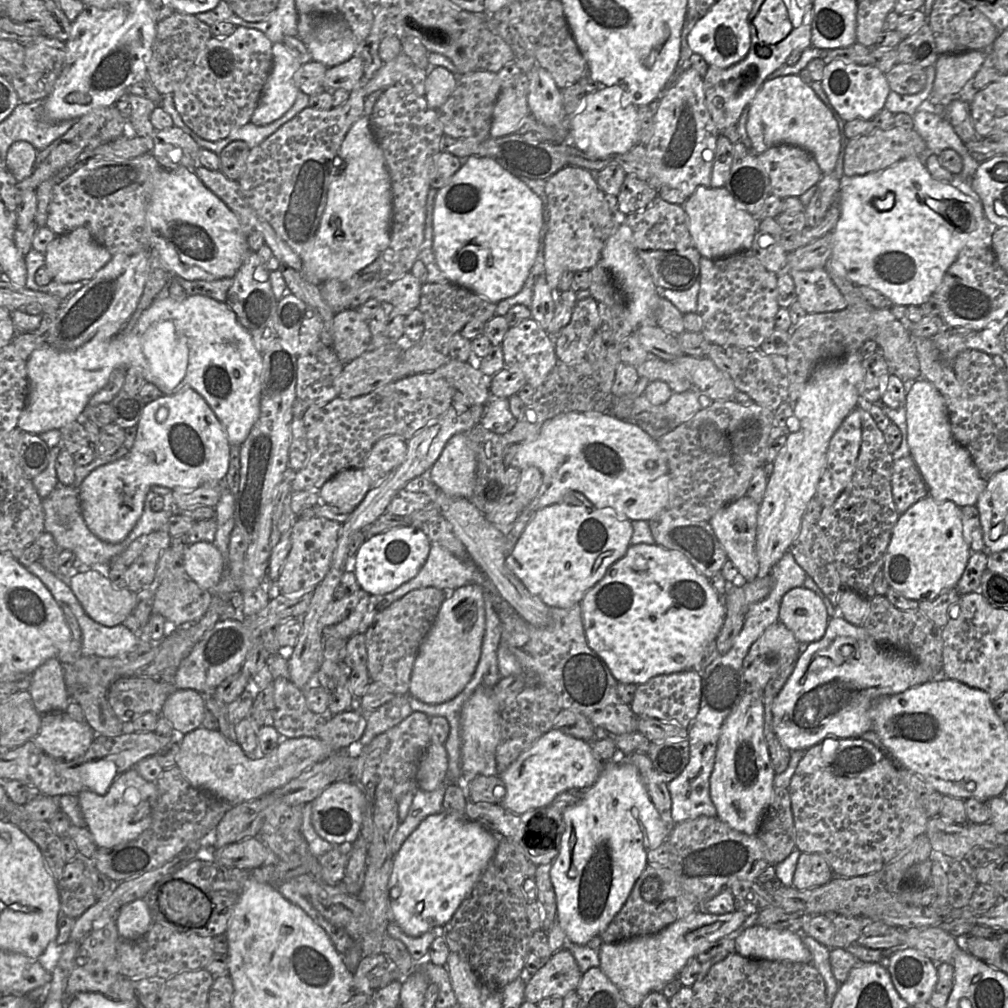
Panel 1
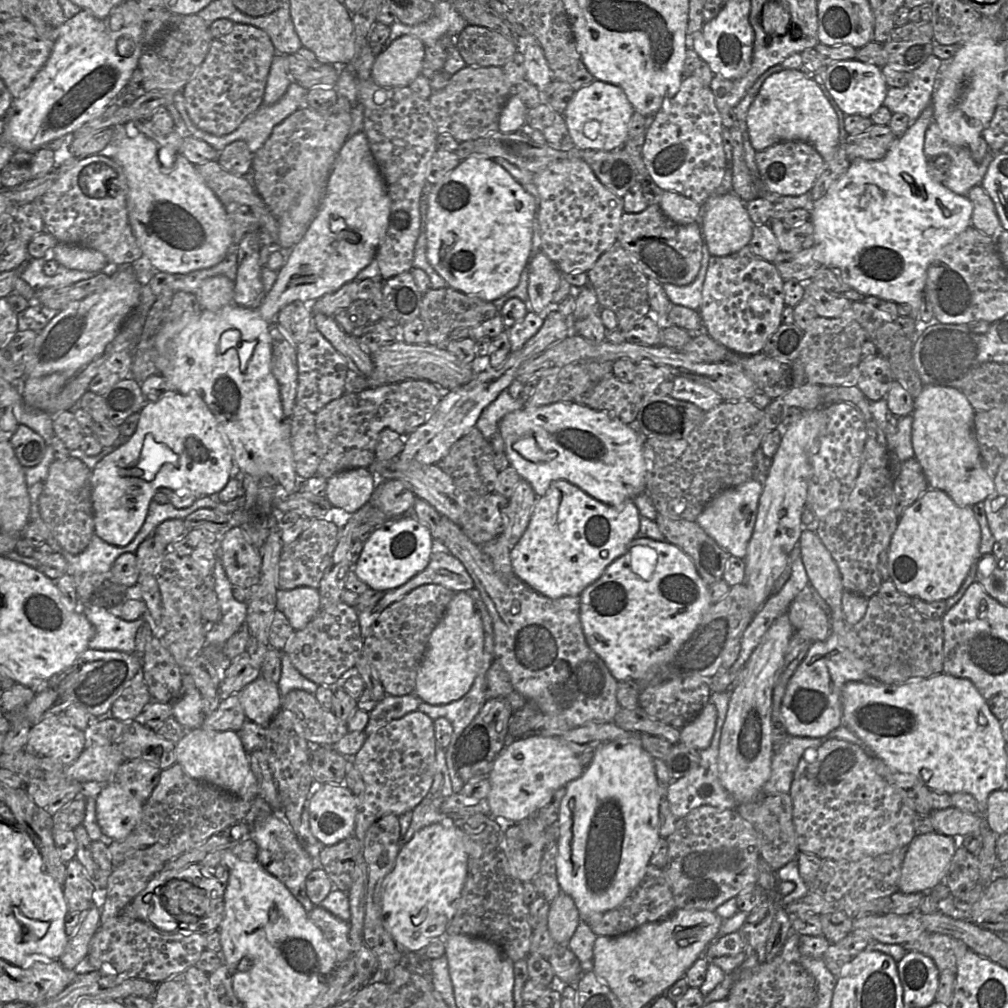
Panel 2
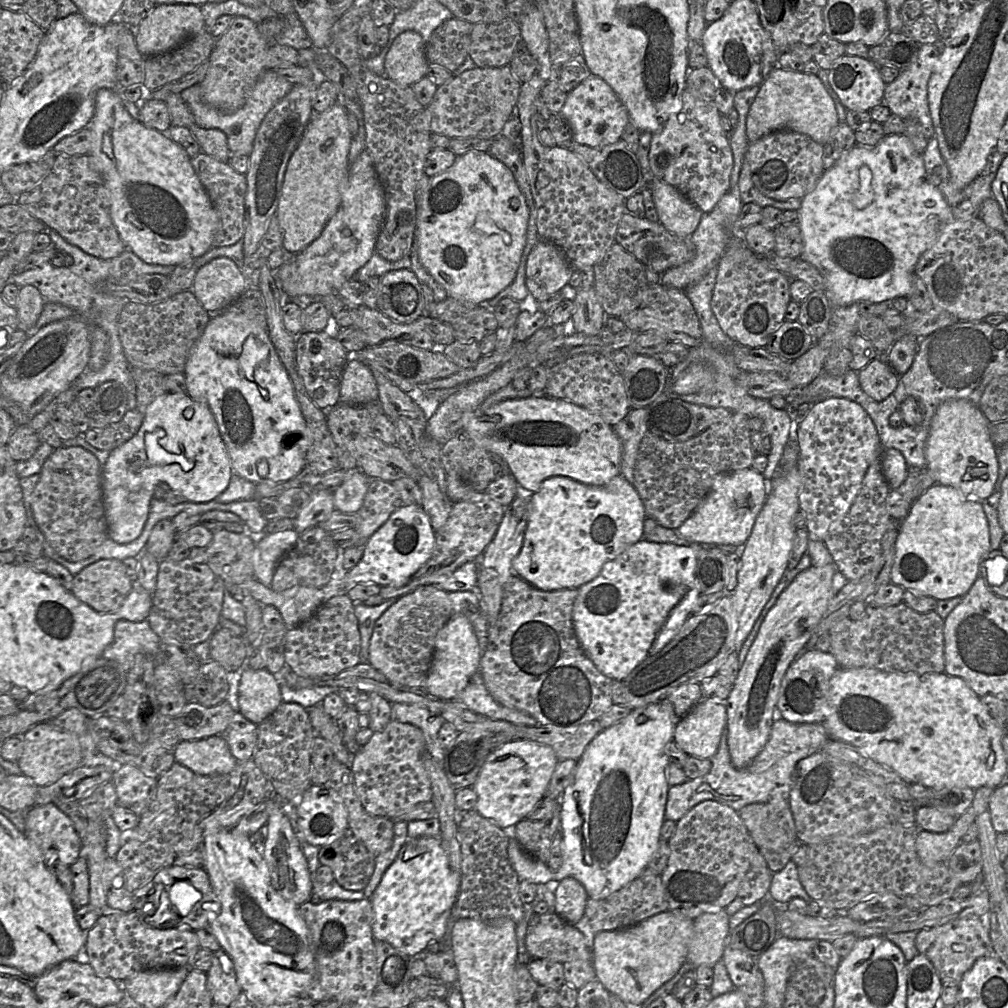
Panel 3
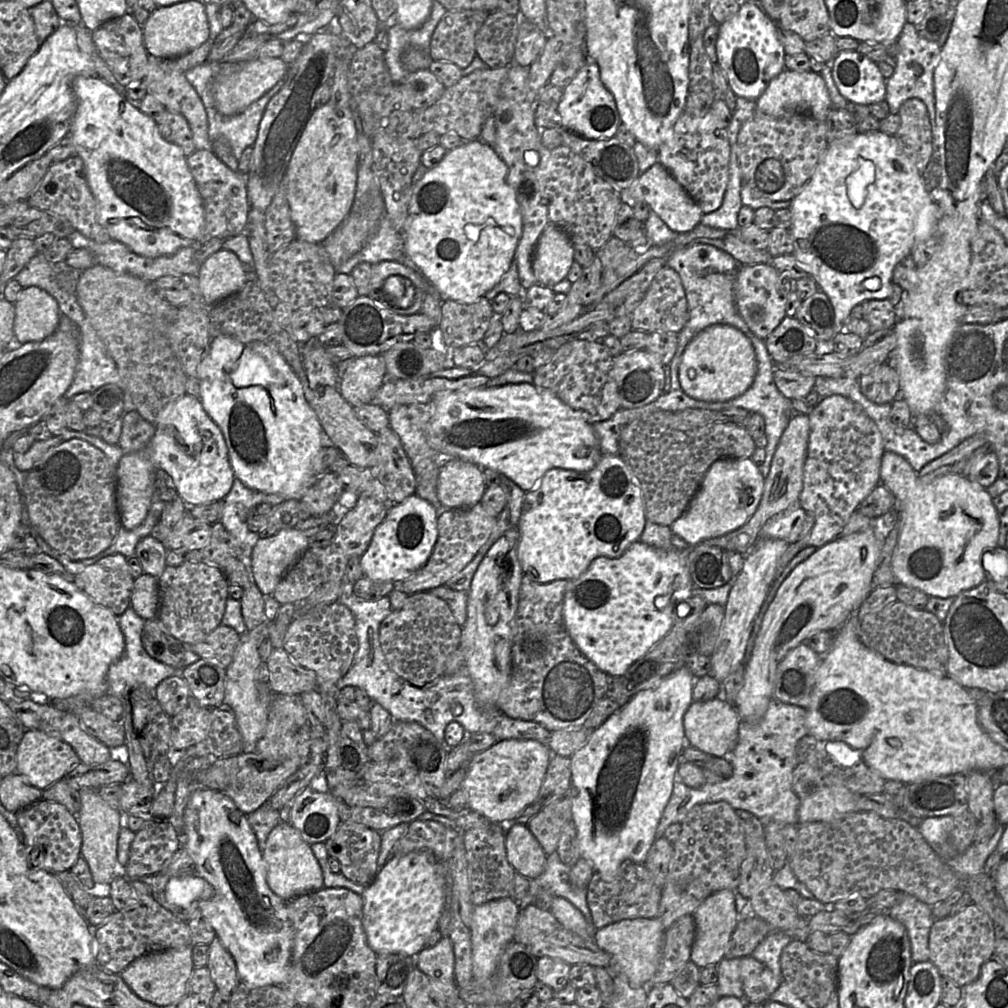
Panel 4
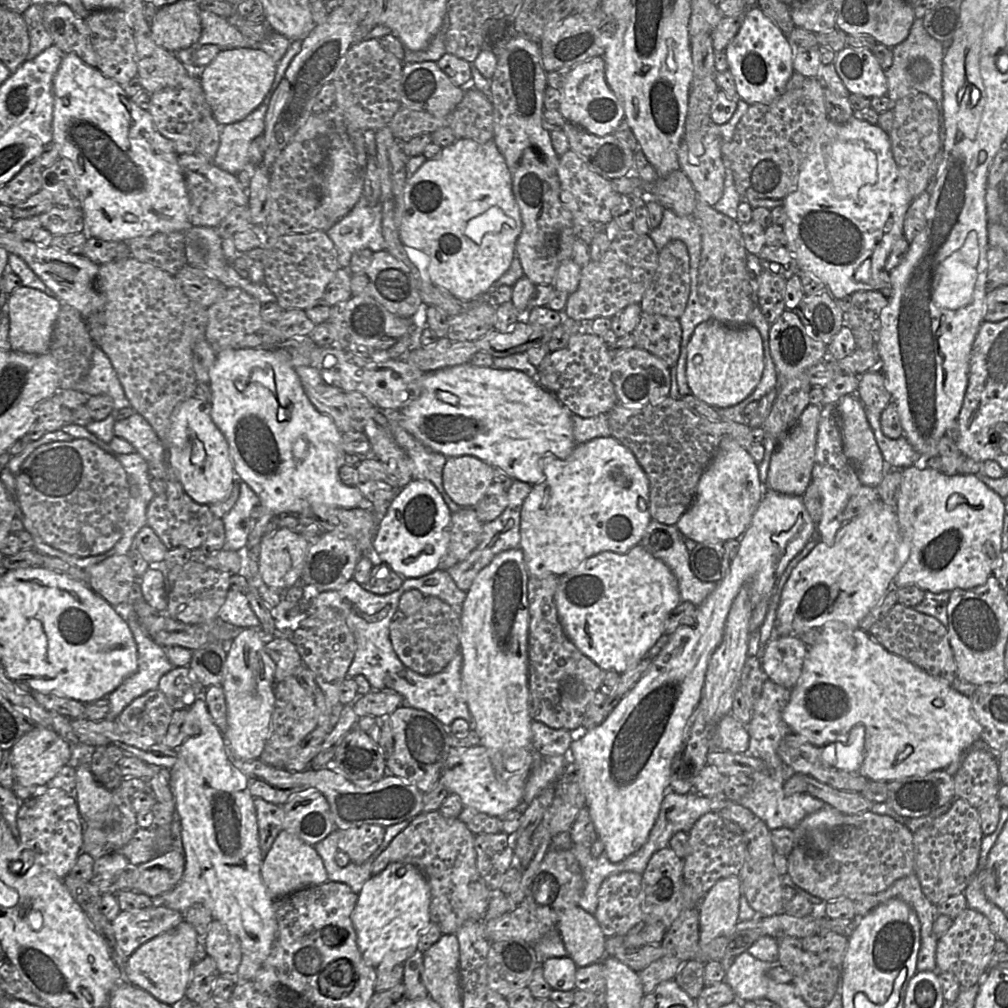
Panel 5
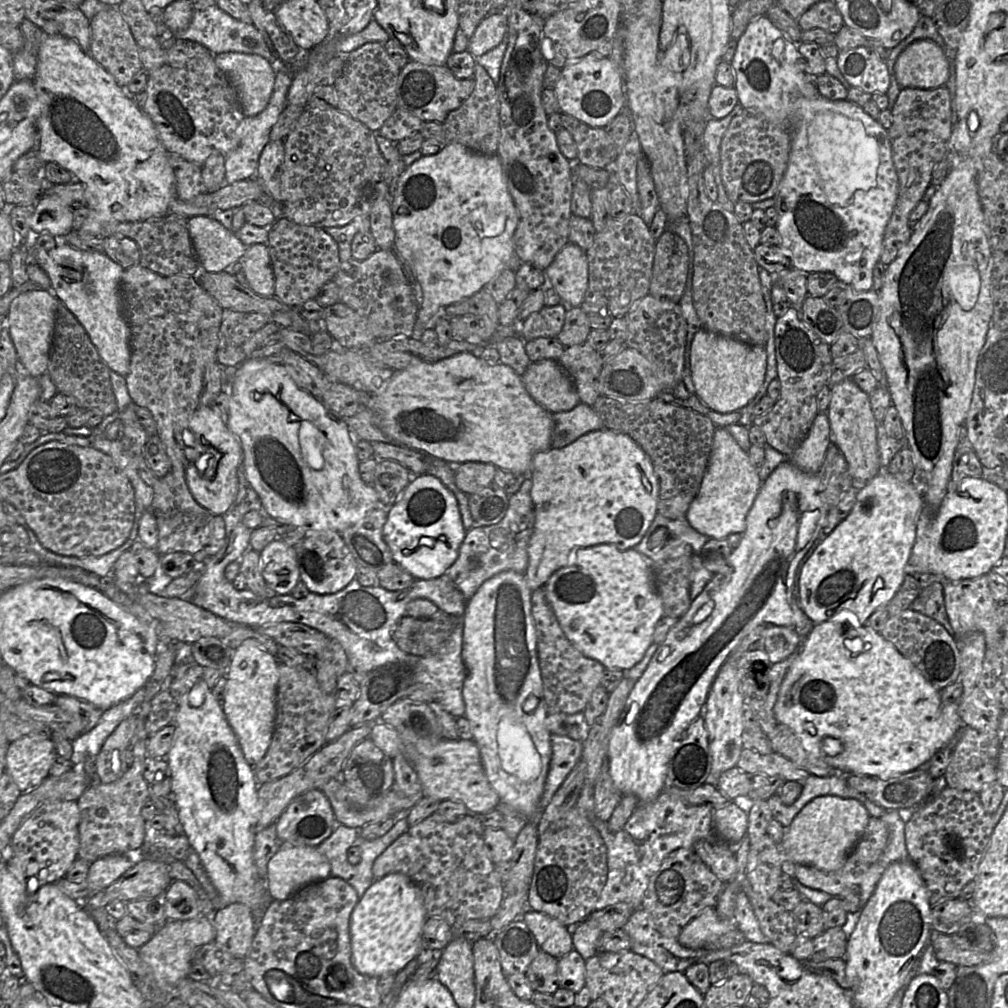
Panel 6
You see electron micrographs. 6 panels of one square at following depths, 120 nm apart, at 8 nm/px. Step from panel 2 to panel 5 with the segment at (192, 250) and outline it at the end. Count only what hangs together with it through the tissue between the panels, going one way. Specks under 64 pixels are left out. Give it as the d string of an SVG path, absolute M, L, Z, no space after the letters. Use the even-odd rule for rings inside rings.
M66 53L54 78L53 97L53 141L51 146L57 149L59 159L67 162L72 169L72 175L81 194L85 222L83 232L86 232L89 237L106 241L127 242L139 236L151 236L156 233L186 232L192 226L189 218L190 198L183 171L178 164L179 155L174 143L158 132L150 113L138 107L119 83L106 77L98 68L85 64L76 54Z

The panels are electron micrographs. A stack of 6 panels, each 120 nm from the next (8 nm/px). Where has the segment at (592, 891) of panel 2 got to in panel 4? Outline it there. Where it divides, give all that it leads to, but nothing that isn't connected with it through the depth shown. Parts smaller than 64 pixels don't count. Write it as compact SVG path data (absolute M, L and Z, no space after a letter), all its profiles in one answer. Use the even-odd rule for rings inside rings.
M681 668L669 677L662 680L656 686L638 692L628 703L620 707L602 725L590 733L588 741L571 759L571 821L577 831L577 840L580 858L589 861L595 872L599 873L605 881L611 881L618 873L620 867L628 863L643 864L646 856L656 840L655 834L663 811L671 797L673 785L676 782L676 770L682 762L681 753L686 745L686 738L683 727L683 717L691 703L693 702L692 692L695 677L688 668Z

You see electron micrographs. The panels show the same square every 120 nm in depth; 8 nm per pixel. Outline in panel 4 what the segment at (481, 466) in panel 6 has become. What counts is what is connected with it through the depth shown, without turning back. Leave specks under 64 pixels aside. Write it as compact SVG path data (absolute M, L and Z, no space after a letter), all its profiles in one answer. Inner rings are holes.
M445 458L437 480L437 498L447 509L470 507L480 502L486 484L483 469L457 458Z

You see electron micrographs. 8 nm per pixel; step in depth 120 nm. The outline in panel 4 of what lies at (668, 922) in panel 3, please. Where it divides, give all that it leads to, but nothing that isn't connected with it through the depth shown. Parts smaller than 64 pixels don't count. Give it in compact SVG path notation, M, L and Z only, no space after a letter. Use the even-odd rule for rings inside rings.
M657 918L625 919L594 930L593 939L599 949L610 955L606 969L611 978L624 975L632 987L648 988L660 962L665 930Z

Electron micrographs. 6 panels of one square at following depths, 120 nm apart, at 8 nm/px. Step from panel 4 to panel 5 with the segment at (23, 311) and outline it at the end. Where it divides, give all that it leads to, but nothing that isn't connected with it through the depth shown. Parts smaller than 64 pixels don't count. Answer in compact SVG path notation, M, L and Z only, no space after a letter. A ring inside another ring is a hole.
M21 286L8 296L9 340L11 349L40 355L50 352L53 331L62 303L59 299L27 286Z

